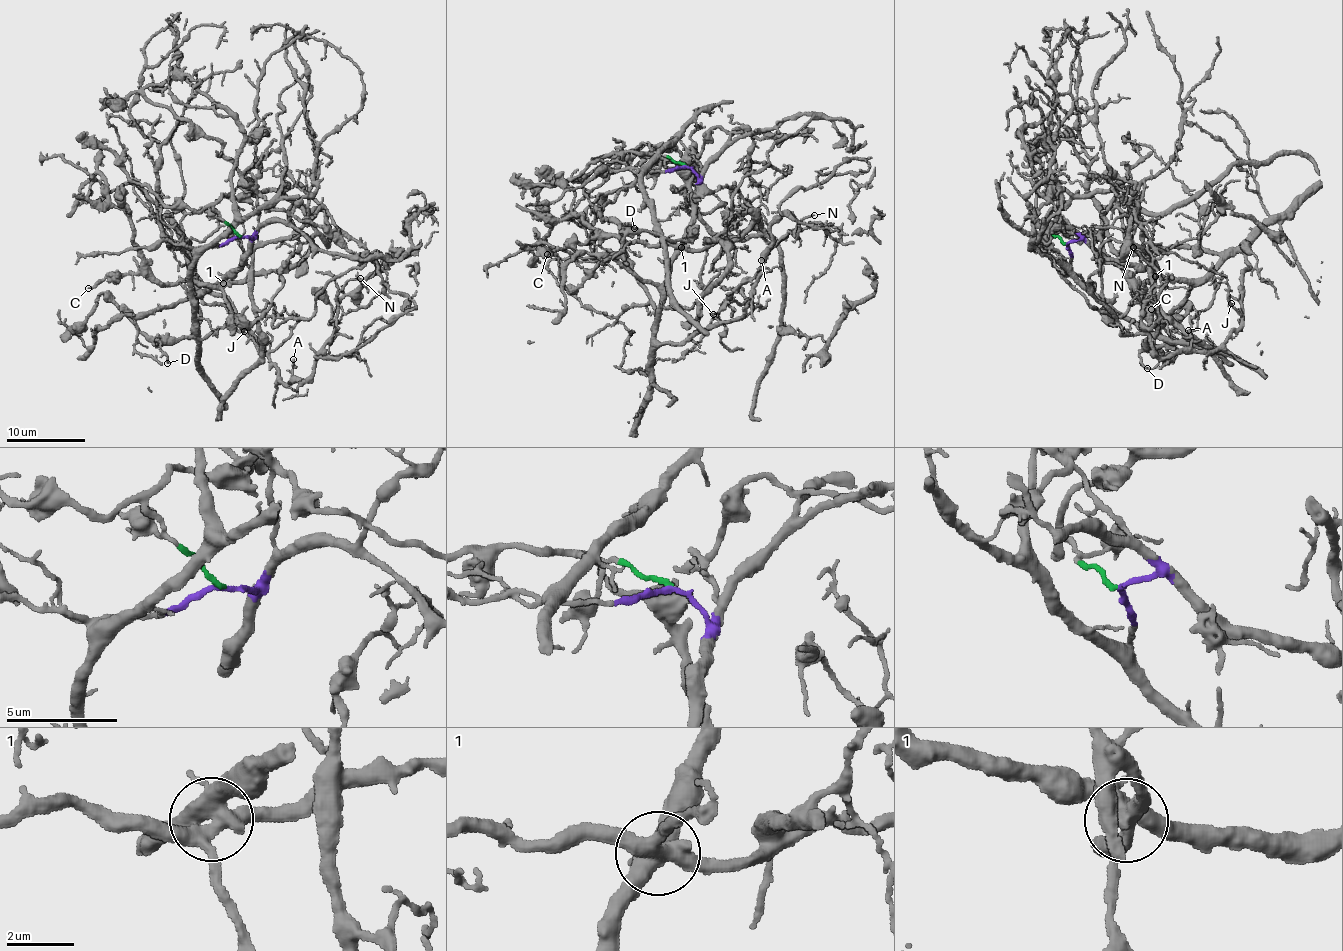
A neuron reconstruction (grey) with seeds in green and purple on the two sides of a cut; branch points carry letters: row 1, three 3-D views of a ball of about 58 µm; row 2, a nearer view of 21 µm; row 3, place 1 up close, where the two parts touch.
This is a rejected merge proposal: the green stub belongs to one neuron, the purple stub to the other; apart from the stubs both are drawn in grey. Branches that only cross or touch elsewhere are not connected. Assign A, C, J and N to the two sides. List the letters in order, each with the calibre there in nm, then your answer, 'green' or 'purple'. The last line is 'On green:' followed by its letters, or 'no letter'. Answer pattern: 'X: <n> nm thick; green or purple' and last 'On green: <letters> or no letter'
A: 120 nm thick; purple
C: 180 nm thick; green
J: 130 nm thick; purple
N: 130 nm thick; purple
On green: C

